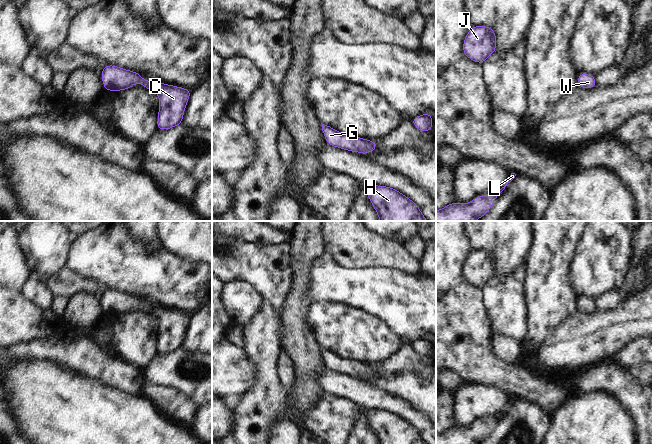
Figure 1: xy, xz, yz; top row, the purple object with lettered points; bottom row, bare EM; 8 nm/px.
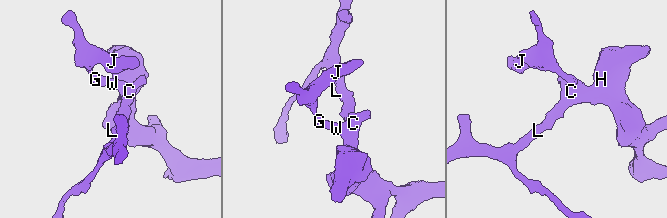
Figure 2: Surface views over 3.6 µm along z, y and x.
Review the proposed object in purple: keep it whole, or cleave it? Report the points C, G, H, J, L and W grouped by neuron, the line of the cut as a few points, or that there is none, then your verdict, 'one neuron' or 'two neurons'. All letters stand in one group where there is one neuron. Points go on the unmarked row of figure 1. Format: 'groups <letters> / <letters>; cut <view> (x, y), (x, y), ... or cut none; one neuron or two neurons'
groups C G H J L W; cut none; one neuron

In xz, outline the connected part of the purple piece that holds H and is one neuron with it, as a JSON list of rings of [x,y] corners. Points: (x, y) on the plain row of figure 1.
[[[371,408],[365,415],[380,445],[428,445],[418,429],[398,414]]]

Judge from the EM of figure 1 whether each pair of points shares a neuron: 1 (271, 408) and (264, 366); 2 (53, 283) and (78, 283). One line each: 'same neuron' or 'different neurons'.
1: same neuron
2: same neuron

